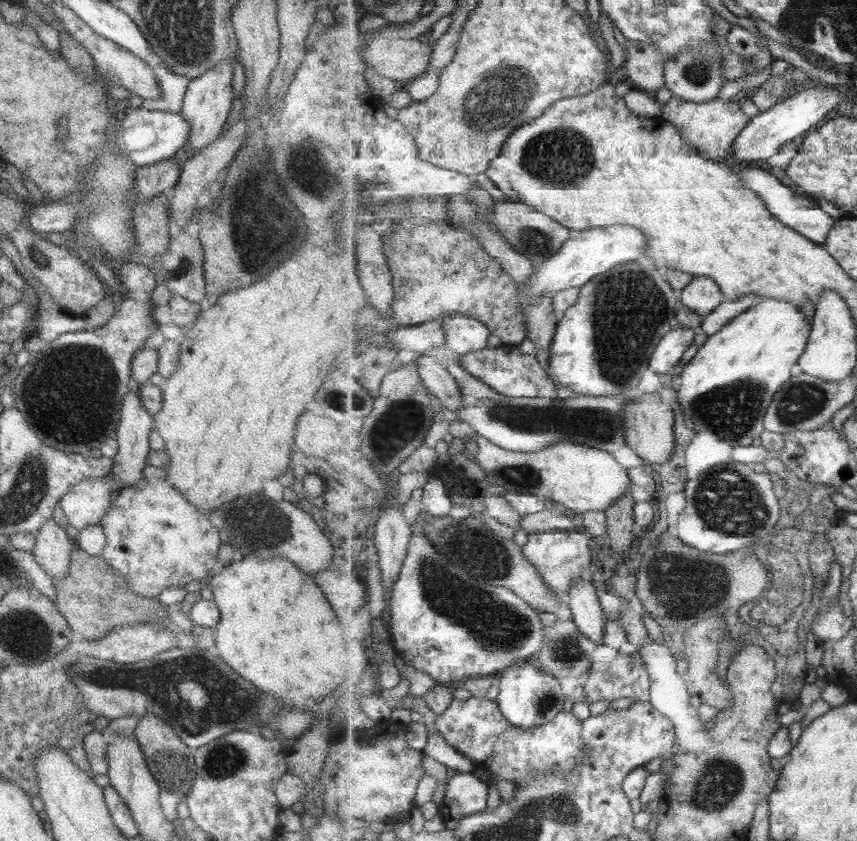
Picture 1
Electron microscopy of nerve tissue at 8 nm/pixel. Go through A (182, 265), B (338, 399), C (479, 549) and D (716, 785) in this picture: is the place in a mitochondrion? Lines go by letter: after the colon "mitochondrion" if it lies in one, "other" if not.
A: mitochondrion
B: mitochondrion
C: mitochondrion
D: mitochondrion

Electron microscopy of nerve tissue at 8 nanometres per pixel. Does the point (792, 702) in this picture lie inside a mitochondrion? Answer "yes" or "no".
no

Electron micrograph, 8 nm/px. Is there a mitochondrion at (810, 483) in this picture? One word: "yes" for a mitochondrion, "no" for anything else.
no

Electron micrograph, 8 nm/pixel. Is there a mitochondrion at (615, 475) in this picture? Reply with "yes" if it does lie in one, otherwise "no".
no

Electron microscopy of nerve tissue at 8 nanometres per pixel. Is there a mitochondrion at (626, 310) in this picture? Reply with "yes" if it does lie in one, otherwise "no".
yes

